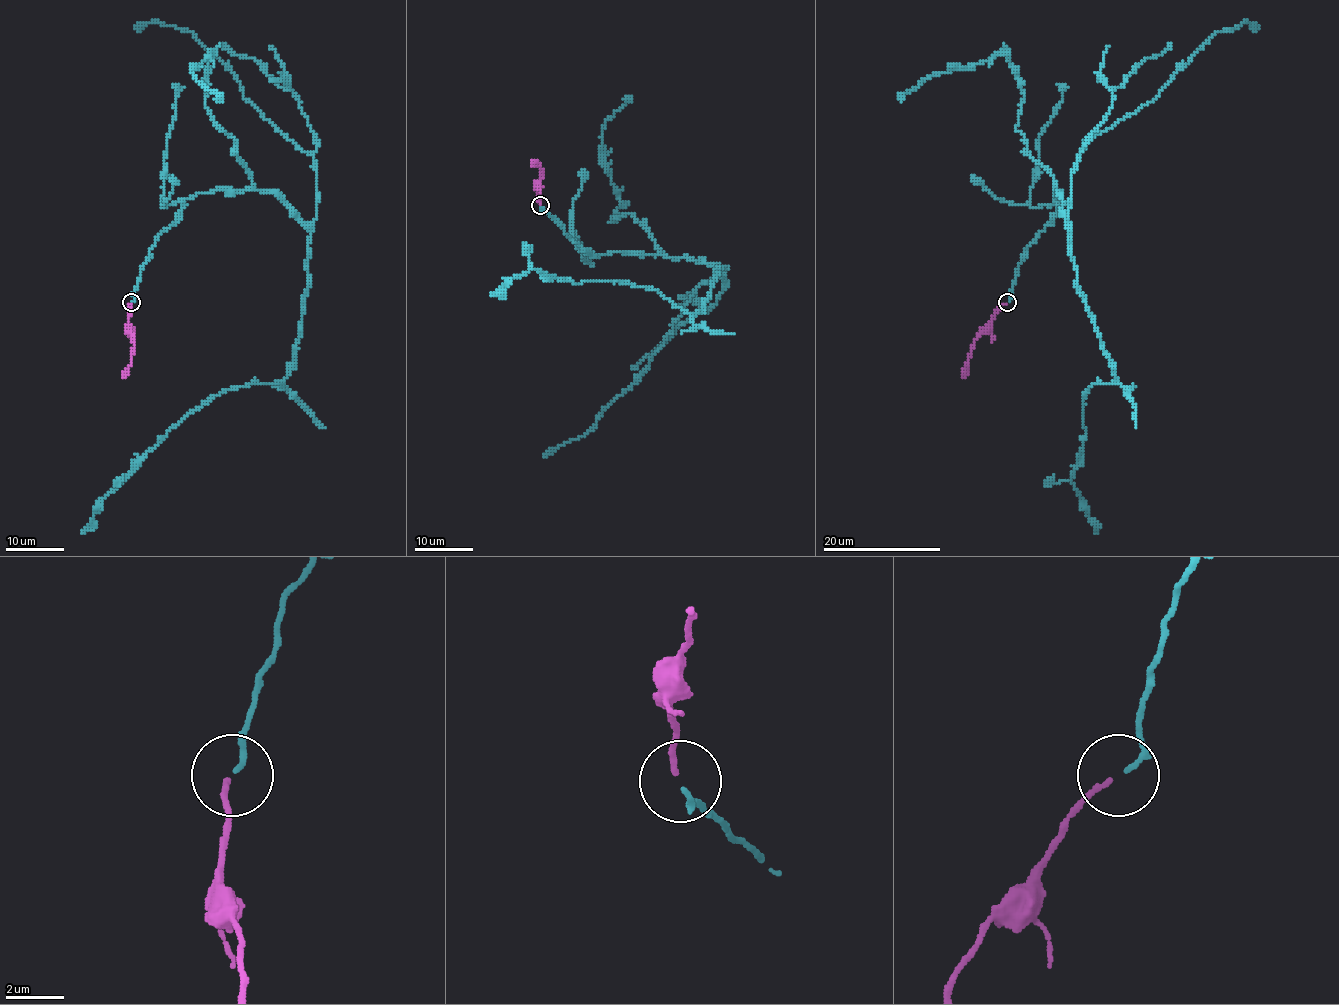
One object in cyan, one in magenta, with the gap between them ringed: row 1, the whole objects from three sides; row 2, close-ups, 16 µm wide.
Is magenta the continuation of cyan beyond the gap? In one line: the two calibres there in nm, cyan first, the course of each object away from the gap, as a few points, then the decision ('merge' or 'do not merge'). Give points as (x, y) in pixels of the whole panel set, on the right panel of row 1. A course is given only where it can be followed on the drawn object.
180/190 nm | cyan via (1008, 302), (1025, 249), (1055, 211), (1057, 189), (1076, 289), (1116, 377), (1083, 394), (1072, 482), (1095, 532) | magenta via (1006, 303), (973, 343), (964, 377) | merge

